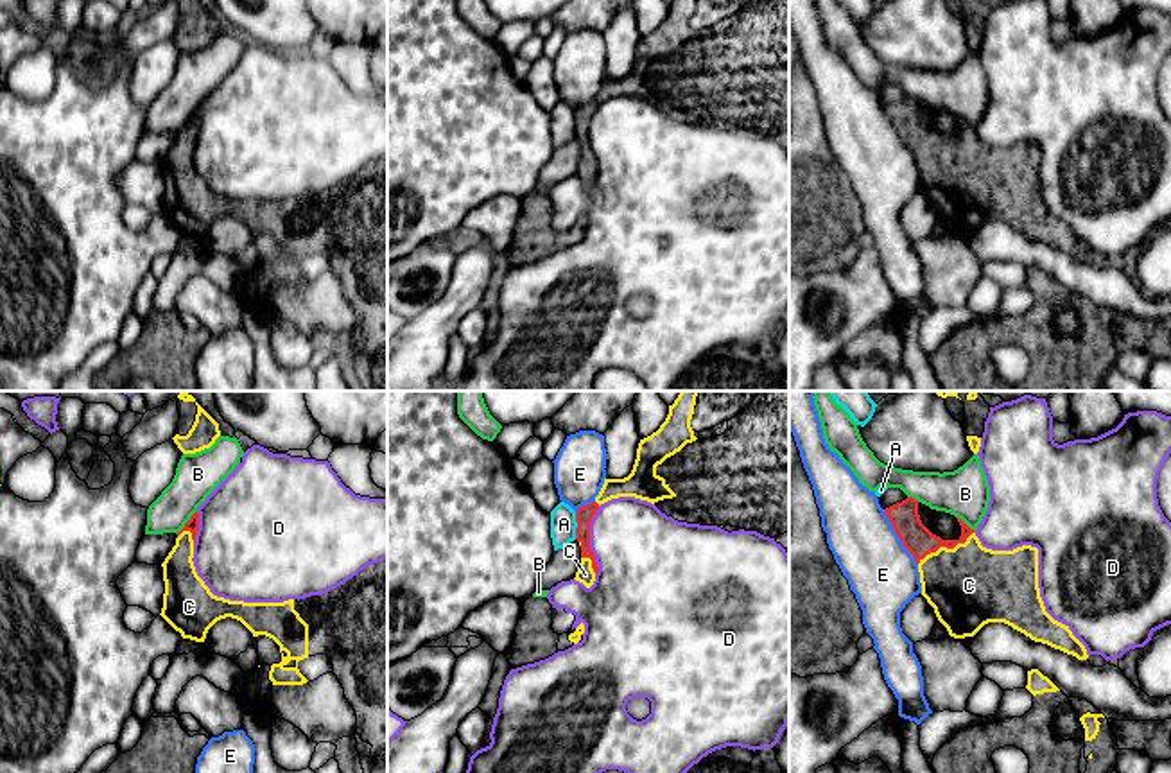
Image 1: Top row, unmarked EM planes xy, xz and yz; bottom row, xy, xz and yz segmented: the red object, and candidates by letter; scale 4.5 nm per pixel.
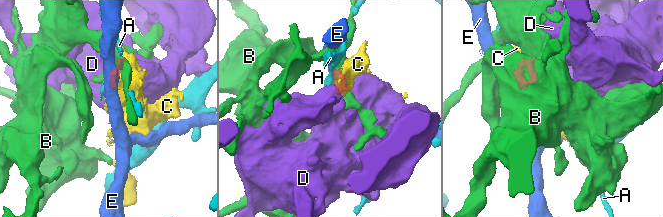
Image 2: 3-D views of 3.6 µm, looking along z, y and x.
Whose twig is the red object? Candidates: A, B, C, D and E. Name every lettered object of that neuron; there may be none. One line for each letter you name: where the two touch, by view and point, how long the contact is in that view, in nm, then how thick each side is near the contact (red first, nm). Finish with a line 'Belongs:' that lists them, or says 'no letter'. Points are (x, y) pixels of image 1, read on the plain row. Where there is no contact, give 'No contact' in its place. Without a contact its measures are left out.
C: Touches red at yz (945, 144). Shared border 300 nm. Thickness 140 nm (red) against 360 nm
Belongs: C

